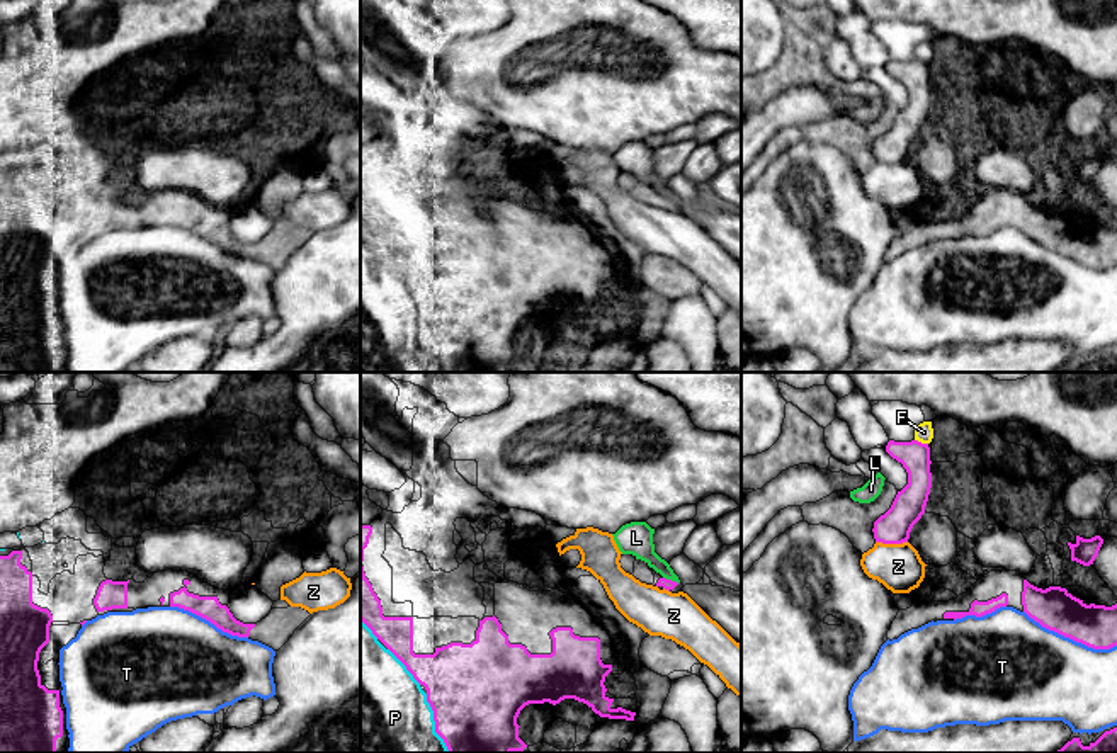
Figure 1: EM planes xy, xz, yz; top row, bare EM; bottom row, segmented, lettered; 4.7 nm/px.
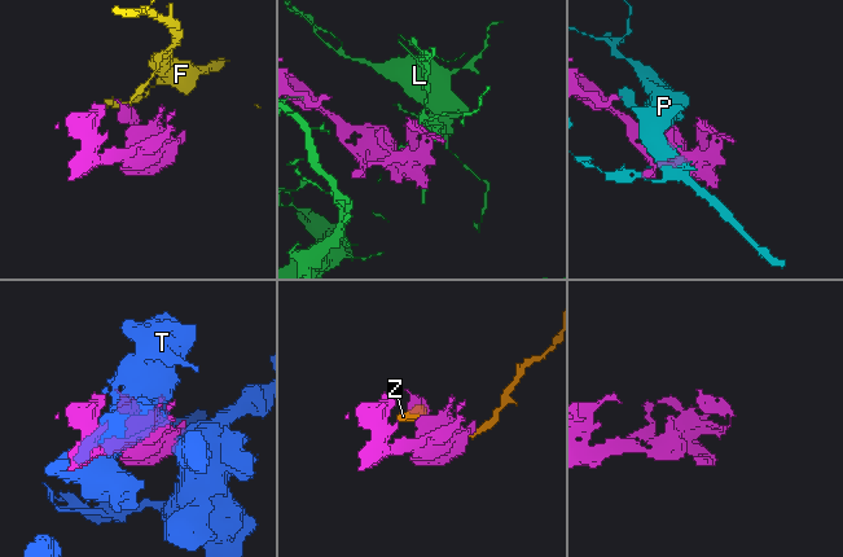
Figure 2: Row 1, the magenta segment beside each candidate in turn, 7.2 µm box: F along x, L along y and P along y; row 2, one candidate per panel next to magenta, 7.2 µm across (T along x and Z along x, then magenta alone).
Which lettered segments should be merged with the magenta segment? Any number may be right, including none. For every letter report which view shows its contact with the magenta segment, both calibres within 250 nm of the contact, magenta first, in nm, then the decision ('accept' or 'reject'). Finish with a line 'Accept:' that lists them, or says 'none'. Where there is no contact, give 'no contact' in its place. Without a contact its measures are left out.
F: yz | 140/90 nm | reject
L: xz | 50/150 nm | reject
P: xz | 460/480 nm | reject
T: yz | 200/440 nm | reject
Z: yz | 160/220 nm | reject
Accept: none

